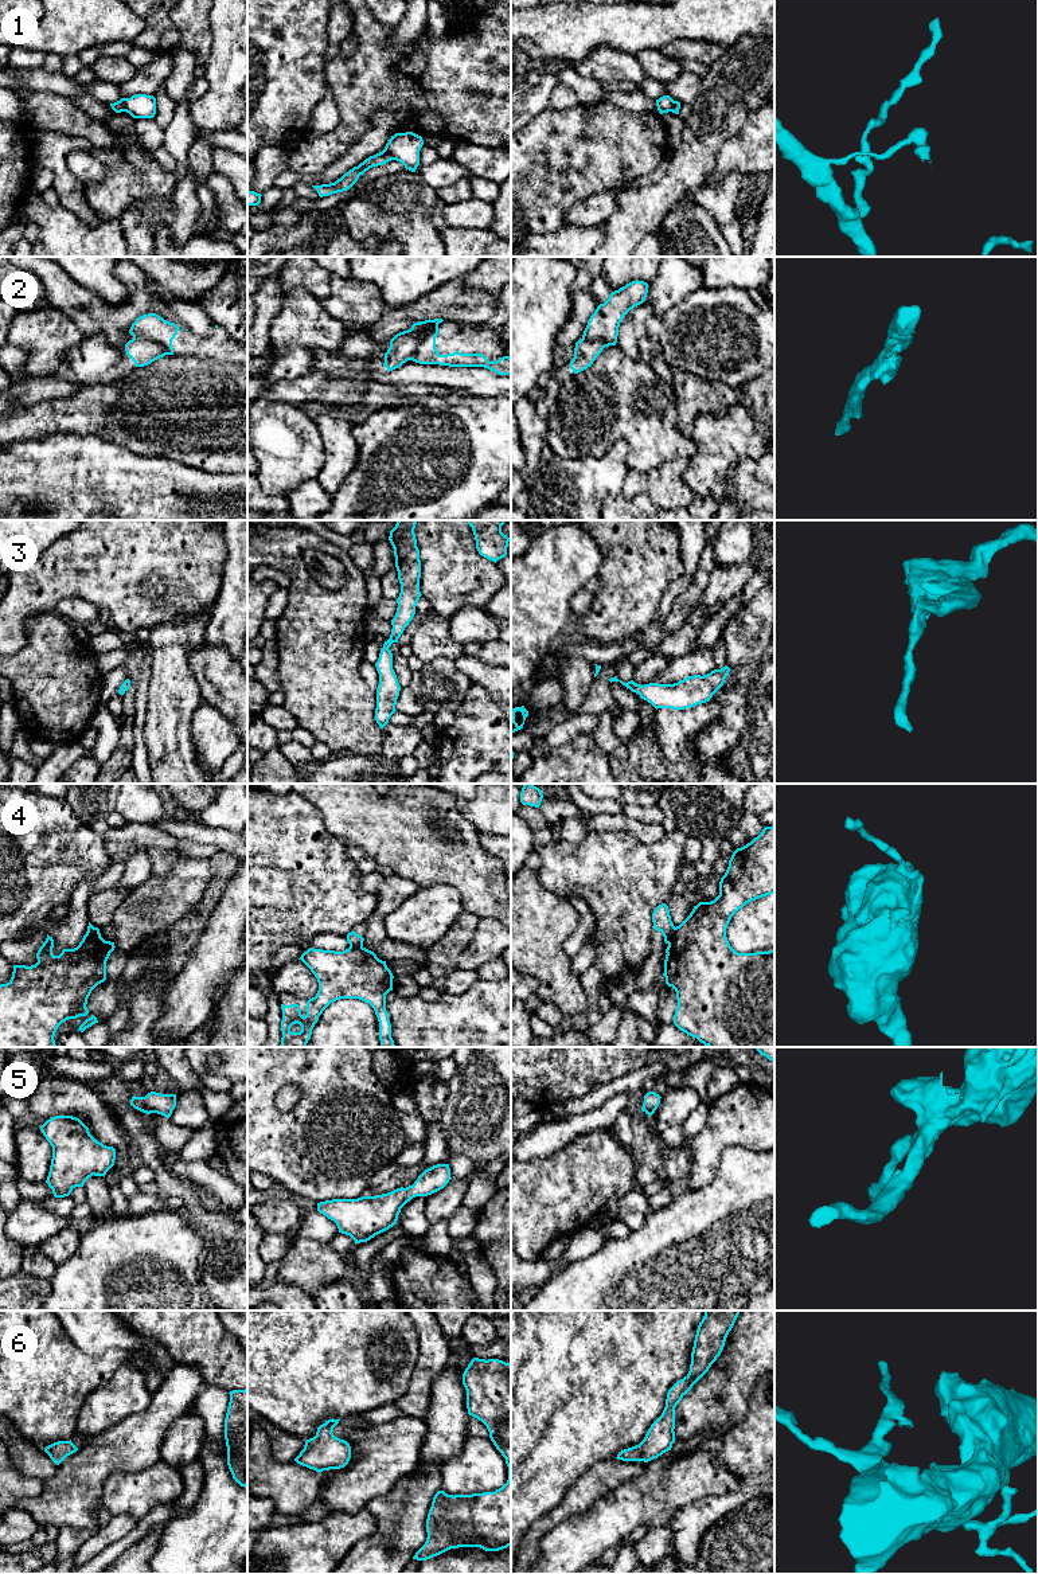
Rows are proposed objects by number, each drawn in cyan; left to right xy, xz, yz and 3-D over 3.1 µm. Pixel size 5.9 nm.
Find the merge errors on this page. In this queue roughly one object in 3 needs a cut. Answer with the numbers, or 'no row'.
1, 2, 4

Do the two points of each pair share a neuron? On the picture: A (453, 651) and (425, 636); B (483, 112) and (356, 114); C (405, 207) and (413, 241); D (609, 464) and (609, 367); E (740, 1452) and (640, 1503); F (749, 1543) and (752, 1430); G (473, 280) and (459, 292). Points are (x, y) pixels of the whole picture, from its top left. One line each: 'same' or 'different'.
A: same
B: same
C: same
D: different
E: different
F: different
G: different

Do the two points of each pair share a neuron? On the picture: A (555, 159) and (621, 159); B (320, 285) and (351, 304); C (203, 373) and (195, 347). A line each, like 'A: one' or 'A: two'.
A: one
B: two
C: two

